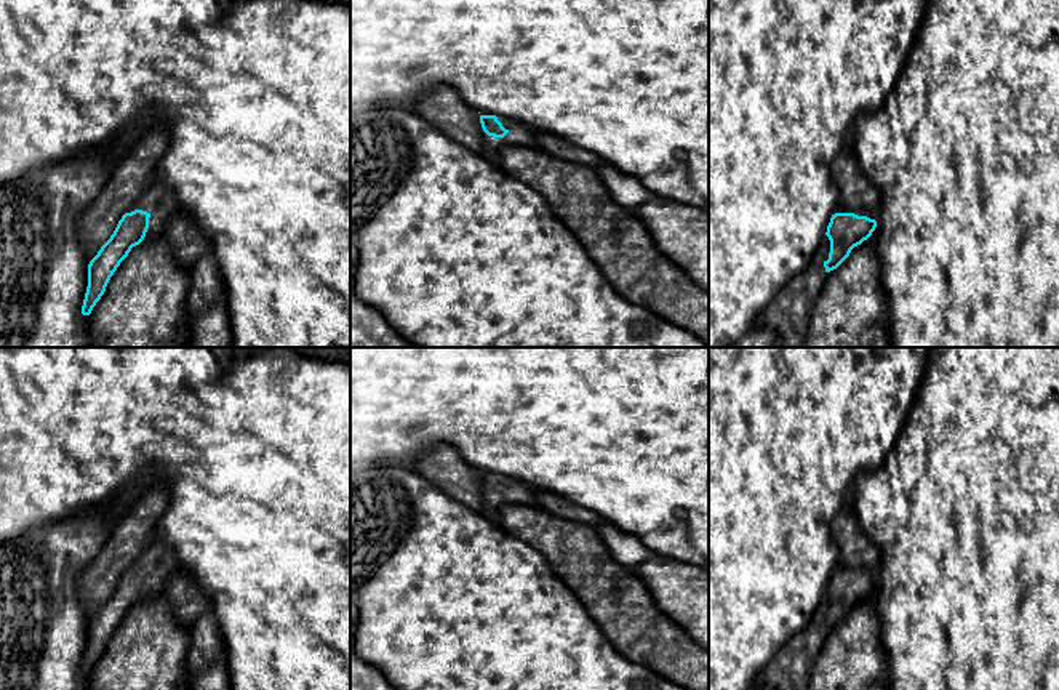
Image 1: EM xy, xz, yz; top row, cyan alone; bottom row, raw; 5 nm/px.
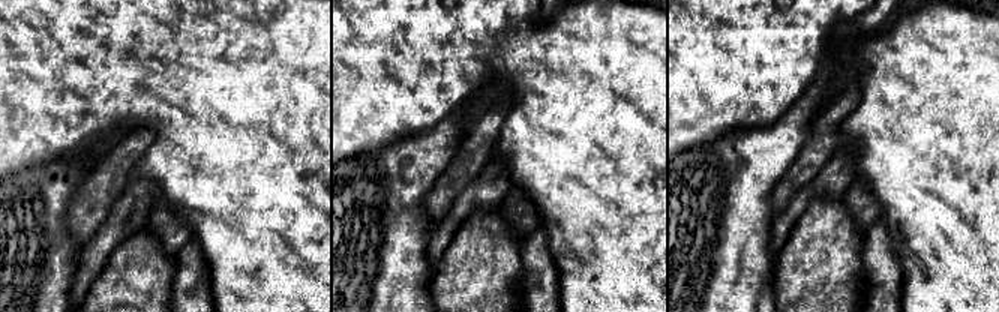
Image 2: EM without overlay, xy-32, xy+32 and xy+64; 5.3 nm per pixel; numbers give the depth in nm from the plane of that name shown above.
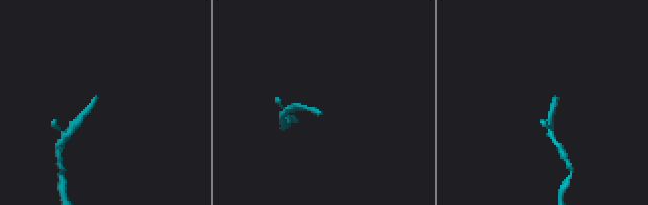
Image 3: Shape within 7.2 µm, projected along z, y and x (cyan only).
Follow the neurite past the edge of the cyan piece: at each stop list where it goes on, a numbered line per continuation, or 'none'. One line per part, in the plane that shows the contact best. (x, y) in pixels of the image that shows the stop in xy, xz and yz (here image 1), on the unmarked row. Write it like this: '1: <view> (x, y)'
1: xy (159, 559)

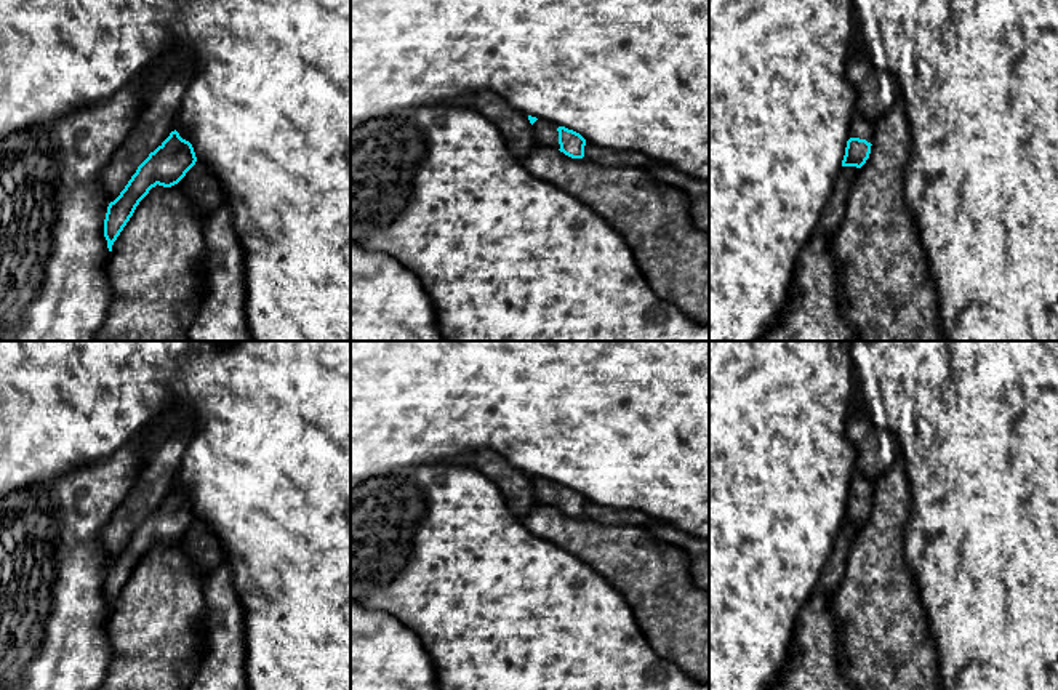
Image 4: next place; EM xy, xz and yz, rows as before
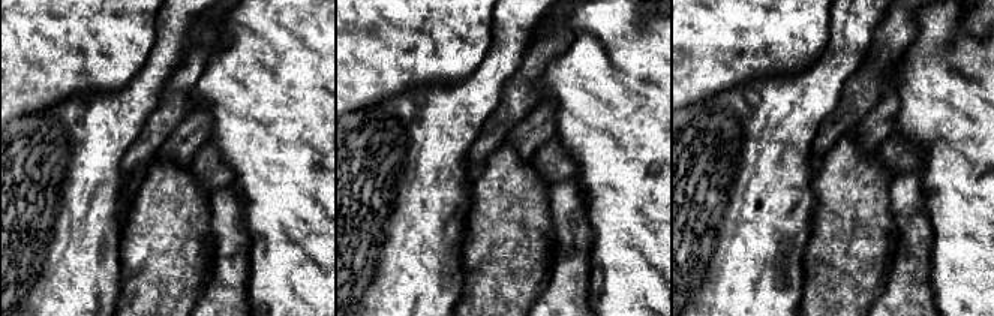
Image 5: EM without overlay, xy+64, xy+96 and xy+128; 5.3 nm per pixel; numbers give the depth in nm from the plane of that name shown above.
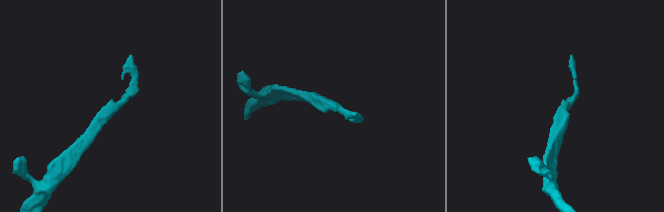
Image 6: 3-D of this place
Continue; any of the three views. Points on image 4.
1: xz (546, 492)

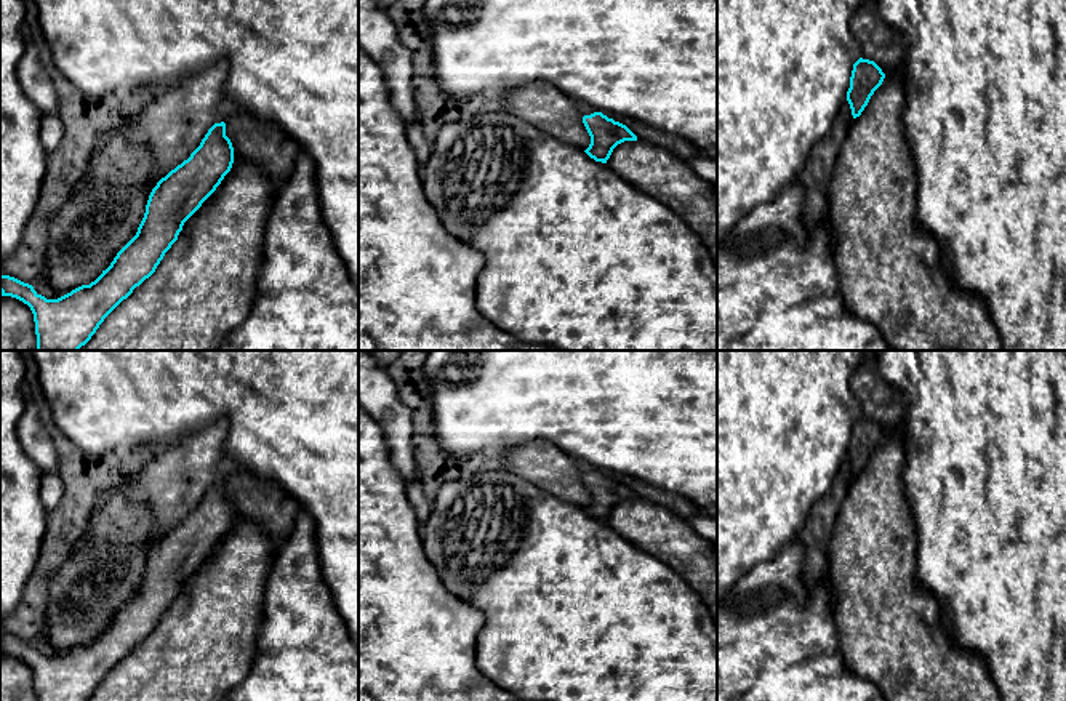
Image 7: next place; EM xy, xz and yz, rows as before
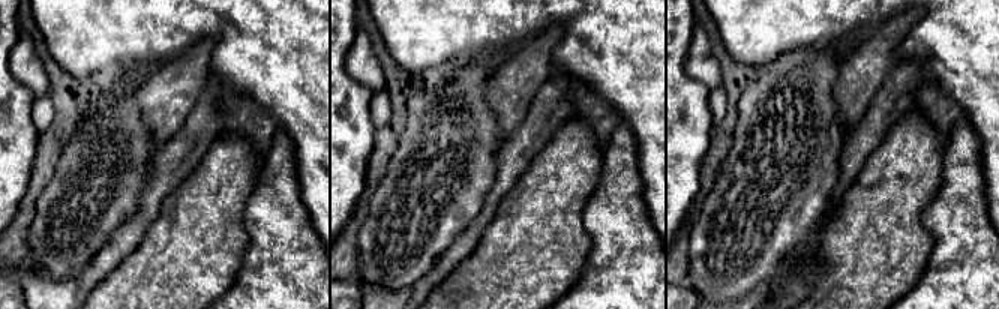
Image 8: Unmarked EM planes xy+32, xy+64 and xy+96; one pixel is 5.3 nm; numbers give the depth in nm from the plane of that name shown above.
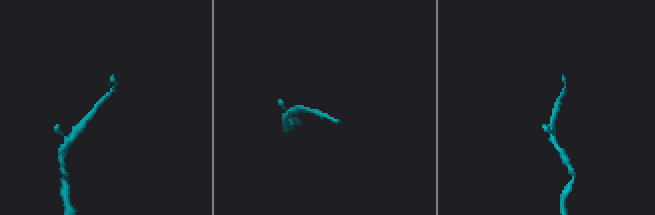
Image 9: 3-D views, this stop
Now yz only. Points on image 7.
none

